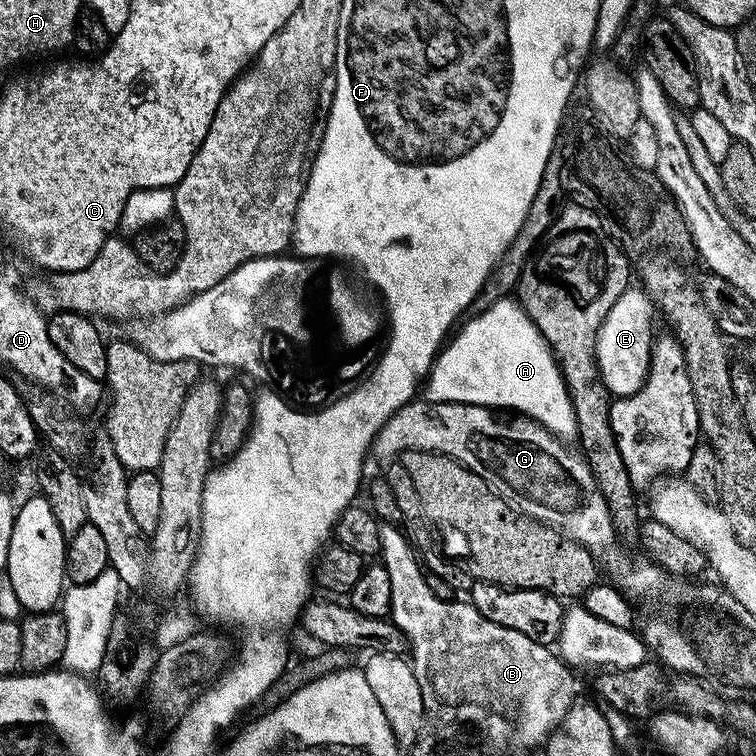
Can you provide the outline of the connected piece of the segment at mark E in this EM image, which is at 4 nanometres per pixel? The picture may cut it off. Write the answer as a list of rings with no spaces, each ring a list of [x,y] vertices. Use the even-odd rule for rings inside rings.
[[[629,286],[618,302],[610,306],[610,314],[606,314],[596,336],[596,365],[600,371],[600,380],[613,397],[629,396],[644,385],[652,361],[652,319],[655,316],[658,316],[658,308],[652,297],[640,286]]]

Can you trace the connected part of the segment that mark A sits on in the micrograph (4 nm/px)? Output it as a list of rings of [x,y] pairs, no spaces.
[[[505,298],[492,304],[490,310],[471,317],[467,322],[469,324],[460,333],[457,331],[437,355],[432,370],[426,377],[427,399],[436,402],[481,404],[487,408],[519,412],[546,426],[558,437],[575,437],[574,406],[568,397],[568,388],[564,385],[564,375],[560,373],[560,367],[552,357],[552,349],[544,341],[534,322],[530,322],[519,303],[515,299]]]

